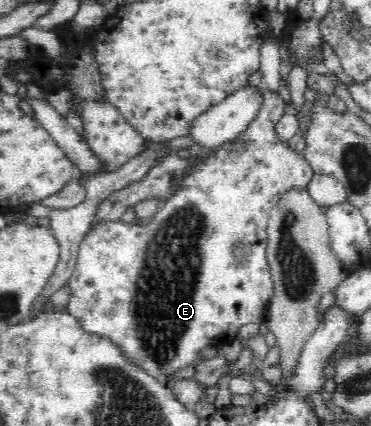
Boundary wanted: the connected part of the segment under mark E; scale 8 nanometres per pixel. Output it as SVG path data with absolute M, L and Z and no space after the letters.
M267 89L263 90L264 103L256 118L234 141L226 142L214 150L204 152L210 154L208 158L203 158L196 171L190 172L188 176L182 178L178 184L178 192L162 202L158 212L150 218L150 223L146 226L132 222L124 224L121 220L114 222L102 222L93 224L88 234L82 239L78 249L76 264L73 266L72 274L66 284L69 291L68 304L65 307L67 313L75 318L77 326L91 334L106 338L113 343L115 348L127 358L137 368L142 369L146 374L157 378L158 376L170 376L176 370L191 365L198 359L198 352L205 346L222 346L230 340L236 338L241 326L249 323L264 322L268 319L268 306L273 296L273 280L271 270L266 256L267 248L267 228L272 207L279 201L280 195L284 194L289 188L306 188L310 177L314 174L312 167L304 156L297 154L287 142L280 142L274 134L274 124L280 120L280 116L285 113L285 103L279 94Z

